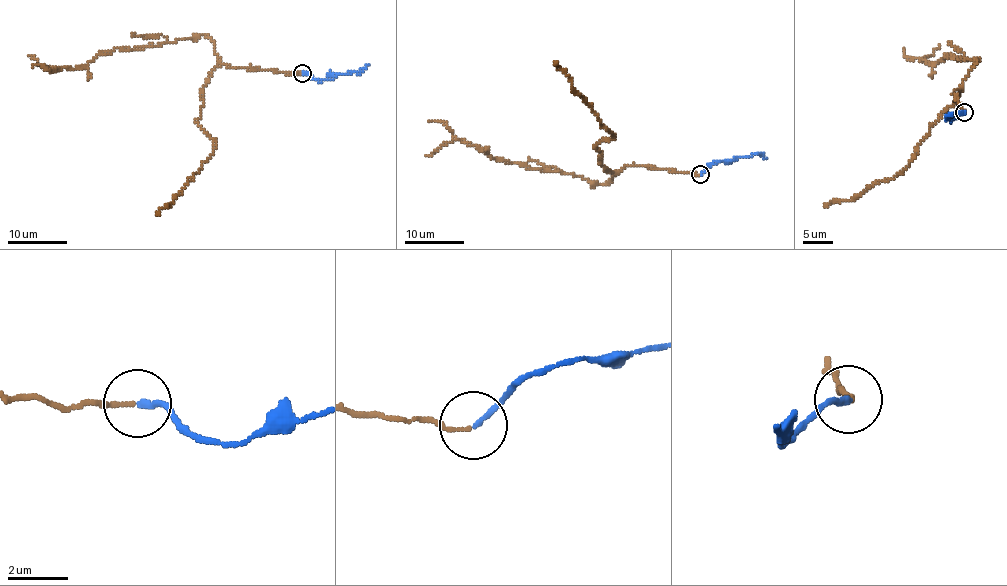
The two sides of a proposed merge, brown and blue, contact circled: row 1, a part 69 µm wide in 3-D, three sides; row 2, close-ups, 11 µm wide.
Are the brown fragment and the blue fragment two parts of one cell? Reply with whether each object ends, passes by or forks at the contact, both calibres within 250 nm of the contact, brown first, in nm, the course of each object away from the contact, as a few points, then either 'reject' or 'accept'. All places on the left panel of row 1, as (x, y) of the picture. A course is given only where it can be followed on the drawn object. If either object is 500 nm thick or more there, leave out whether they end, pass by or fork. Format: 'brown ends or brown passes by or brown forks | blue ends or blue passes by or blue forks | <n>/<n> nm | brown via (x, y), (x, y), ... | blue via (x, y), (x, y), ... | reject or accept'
brown ends | blue ends | 140/180 nm | brown via (301, 72), (229, 67), (221, 63), (213, 43), (204, 35), (103, 52), (71, 70), (41, 66), (27, 54) | blue via (302, 72), (319, 80), (361, 72), (368, 65) | accept

